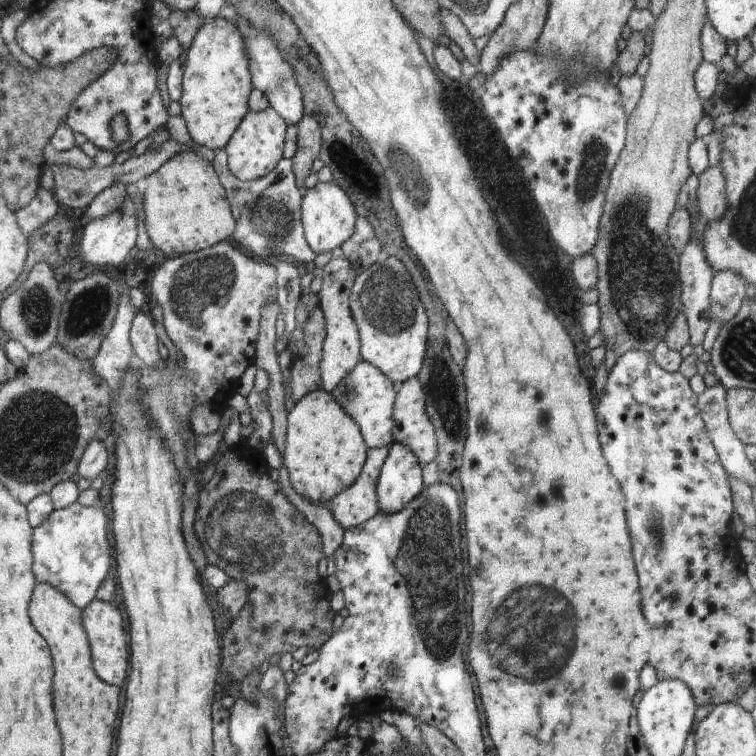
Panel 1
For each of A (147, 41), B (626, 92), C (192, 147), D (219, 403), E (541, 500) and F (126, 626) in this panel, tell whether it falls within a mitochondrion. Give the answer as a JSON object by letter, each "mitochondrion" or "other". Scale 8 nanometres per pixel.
{"A":"other","B":"other","C":"other","D":"other","E":"other","F":"other"}

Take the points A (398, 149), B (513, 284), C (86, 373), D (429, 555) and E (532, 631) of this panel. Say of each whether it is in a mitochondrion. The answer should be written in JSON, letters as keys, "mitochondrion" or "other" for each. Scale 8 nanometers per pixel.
{"A":"mitochondrion","B":"other","C":"other","D":"mitochondrion","E":"mitochondrion"}

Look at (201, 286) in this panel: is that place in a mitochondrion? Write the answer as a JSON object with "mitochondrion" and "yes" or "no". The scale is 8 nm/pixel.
{"mitochondrion":"yes"}

